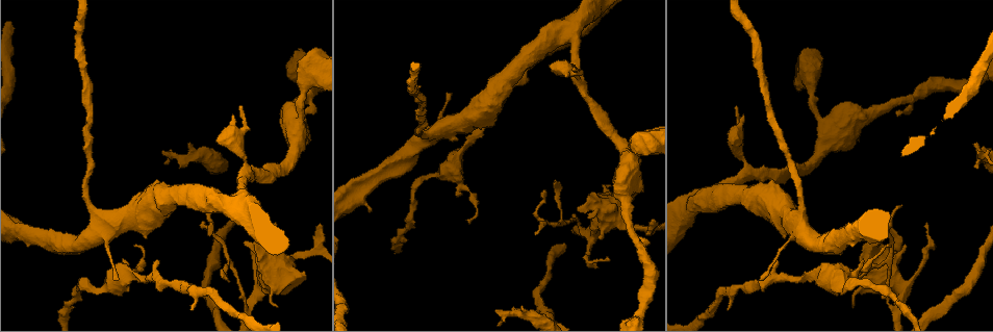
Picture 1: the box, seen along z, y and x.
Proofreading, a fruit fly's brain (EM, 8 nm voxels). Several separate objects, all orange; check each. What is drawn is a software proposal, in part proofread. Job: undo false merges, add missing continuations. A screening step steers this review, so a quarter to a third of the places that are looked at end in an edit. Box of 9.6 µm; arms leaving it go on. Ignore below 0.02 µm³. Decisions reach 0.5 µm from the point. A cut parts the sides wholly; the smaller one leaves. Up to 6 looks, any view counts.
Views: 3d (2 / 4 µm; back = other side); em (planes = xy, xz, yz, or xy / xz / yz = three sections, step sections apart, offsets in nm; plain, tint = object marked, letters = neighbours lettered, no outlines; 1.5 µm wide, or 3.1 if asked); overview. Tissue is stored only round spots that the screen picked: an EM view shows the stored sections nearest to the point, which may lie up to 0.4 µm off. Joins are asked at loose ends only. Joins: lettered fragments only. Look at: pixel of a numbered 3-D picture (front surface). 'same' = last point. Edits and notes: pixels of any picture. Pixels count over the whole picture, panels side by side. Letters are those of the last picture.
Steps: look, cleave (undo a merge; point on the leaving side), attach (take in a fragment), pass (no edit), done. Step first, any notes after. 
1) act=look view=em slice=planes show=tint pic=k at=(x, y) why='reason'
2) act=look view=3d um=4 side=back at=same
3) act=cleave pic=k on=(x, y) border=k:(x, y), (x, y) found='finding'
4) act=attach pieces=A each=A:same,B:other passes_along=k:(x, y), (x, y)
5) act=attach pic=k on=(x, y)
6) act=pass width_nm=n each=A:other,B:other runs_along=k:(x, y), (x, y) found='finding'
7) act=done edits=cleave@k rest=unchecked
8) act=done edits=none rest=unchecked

act=look view=3d um=4 pic=1 at=(275, 306) why='free end'

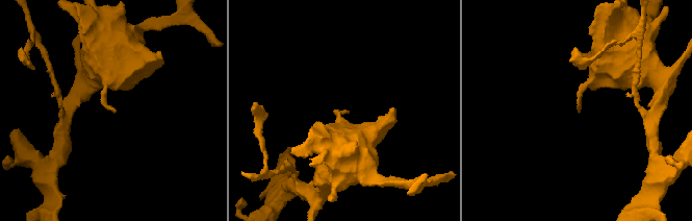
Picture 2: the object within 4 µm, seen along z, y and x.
act=look view=em slice=planes show=letters pic=2 at=(114, 111) why='shape alone is not enough'

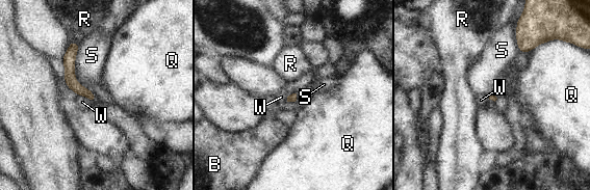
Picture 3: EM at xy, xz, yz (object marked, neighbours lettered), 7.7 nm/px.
act=pass longest_contact=S:360nm each=B:other,Q:other,R:other,S:other,W:other found='no lettered fragment goes on from it'

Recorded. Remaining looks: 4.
act=look view=3d um=2 pic=1 at=(90, 288) why='sharp bend'

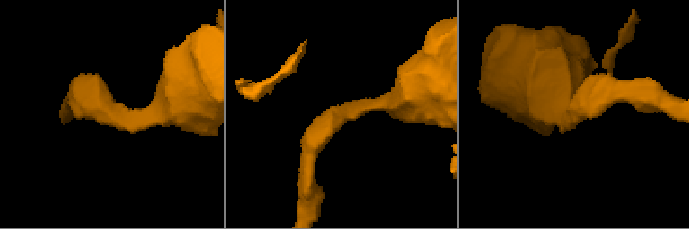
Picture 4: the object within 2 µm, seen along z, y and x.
act=look view=em slice=xy step=8 show=tint pic=4 at=(567, 119) arm_widths_nm=160,600

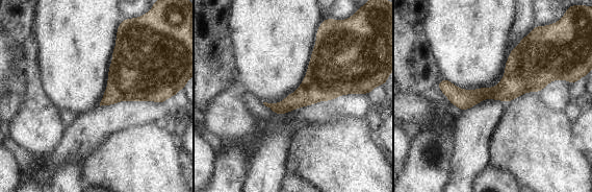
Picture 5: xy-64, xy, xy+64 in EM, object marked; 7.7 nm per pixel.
act=look view=em slice=xy step=8 show=letters at=same why='see the neighbours'

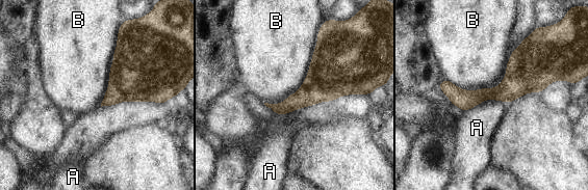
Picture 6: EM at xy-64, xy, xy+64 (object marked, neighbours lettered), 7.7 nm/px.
act=pass each=A:other,B:other runs_along=6:(552, 75), (499, 93), (442, 87) found='continuous, no second neuron'

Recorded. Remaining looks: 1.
act=look view=em slice=planes show=letters pic=1 at=(630, 151)

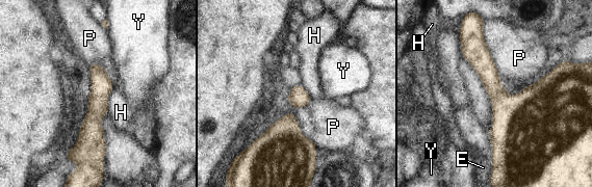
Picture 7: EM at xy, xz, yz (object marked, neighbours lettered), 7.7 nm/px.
act=pass each=E:other,H:other,P:other,Y:other runs_along=7:(95, 65), (91, 136), (69, 156) found='one neuron here'

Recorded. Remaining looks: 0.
act=done edits=none rest=unchecked

